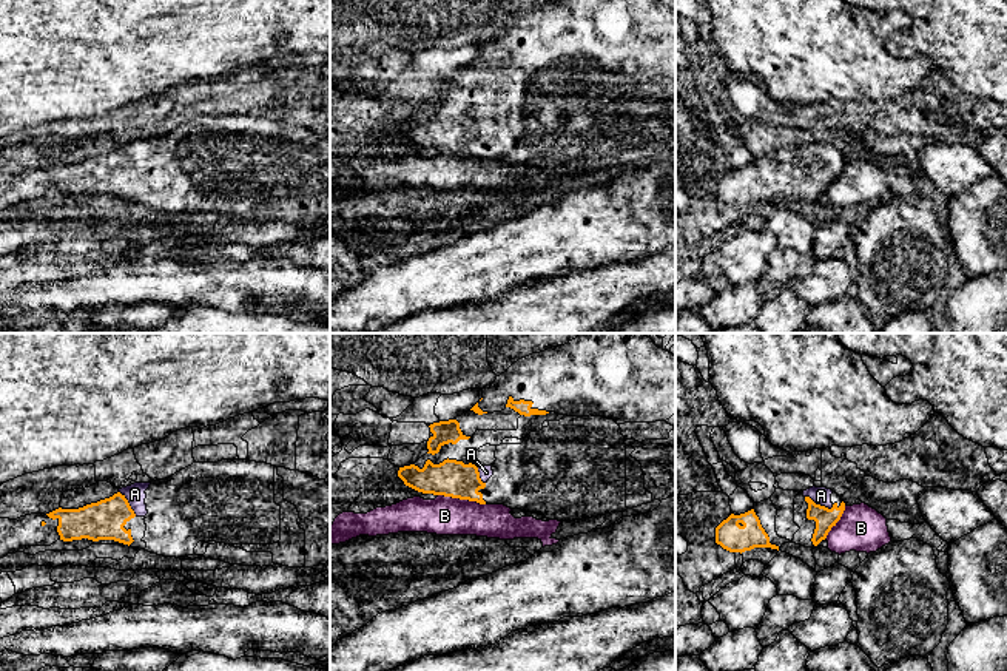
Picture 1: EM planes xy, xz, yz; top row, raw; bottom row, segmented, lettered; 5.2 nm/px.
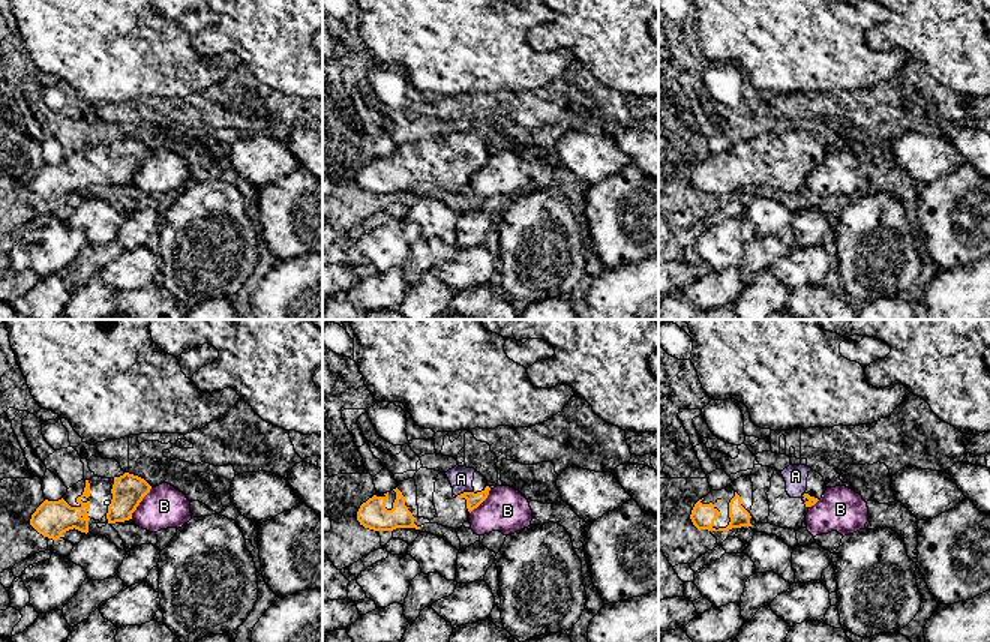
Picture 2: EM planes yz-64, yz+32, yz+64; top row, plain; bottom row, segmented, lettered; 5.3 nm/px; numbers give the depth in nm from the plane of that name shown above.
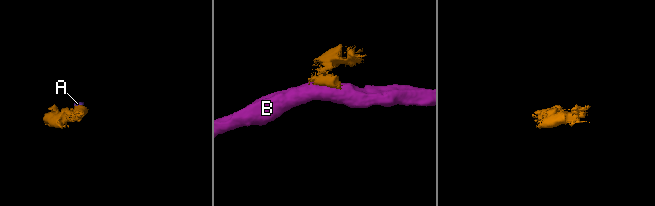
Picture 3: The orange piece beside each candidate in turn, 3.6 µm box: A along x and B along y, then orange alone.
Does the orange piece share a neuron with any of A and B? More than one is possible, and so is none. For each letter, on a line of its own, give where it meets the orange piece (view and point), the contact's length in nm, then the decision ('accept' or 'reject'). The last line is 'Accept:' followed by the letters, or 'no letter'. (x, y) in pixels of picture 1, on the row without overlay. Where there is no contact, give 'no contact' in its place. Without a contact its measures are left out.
A: contact yz (819, 159); length 160 nm; accept
B: contact xz (461, 153); length 260 nm; reject
Accept: A

